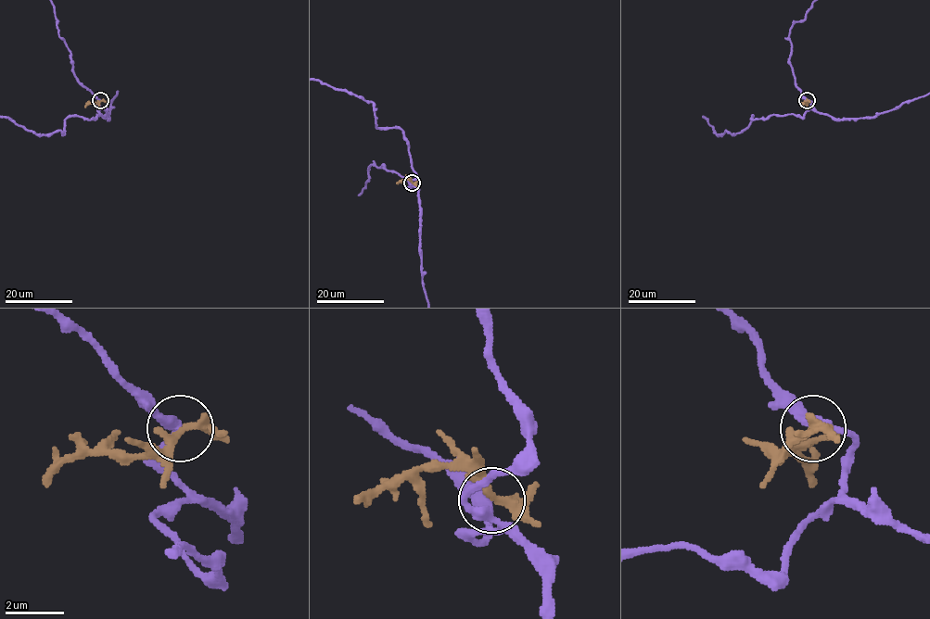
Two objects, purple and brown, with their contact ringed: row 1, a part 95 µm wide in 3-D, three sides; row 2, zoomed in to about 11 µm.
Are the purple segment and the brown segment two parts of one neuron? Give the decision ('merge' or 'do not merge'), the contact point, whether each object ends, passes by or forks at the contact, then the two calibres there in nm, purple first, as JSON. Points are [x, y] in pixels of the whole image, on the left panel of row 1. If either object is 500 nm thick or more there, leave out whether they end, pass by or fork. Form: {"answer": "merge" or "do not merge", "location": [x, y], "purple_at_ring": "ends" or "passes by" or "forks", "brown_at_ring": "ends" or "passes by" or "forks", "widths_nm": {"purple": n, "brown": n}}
{"answer": "do not merge", "location": [100, 100], "purple_at_ring": "passes by", "brown_at_ring": "forks", "widths_nm": {"purple": 360, "brown": 200}}

